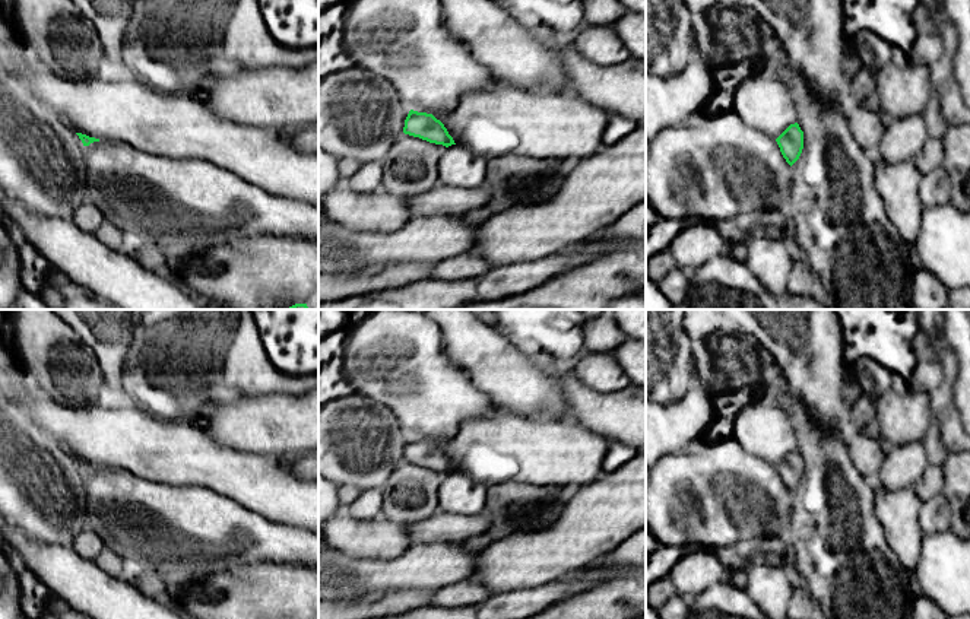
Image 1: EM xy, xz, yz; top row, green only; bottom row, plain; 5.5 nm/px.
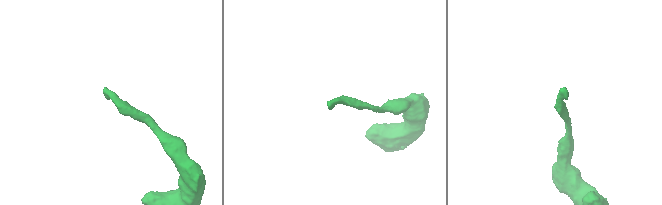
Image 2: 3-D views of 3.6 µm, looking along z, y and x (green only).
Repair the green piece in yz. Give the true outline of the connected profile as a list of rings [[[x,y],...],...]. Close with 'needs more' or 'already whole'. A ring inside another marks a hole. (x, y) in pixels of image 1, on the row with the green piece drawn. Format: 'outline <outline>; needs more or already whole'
outline [[[790,124],[777,139],[780,152],[786,162],[792,166],[801,156],[803,149],[803,131],[799,124]]]; already whole

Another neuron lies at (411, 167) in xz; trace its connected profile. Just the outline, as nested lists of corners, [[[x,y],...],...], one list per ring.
[[[400,136],[383,162],[381,191],[409,199],[435,188],[440,184],[438,161],[446,150],[443,145]]]

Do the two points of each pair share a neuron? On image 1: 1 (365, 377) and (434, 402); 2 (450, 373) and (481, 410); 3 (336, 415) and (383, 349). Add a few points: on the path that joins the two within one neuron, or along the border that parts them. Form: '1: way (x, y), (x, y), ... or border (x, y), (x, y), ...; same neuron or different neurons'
1: way (383, 377), (409, 377), (417, 384); same neuron
2: way (452, 381), (472, 402); same neuron
3: border (354, 390), (384, 406); different neurons

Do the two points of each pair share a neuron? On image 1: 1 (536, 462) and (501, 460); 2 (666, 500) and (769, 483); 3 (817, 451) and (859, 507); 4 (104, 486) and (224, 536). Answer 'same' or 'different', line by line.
1: same
2: same
3: same
4: same

